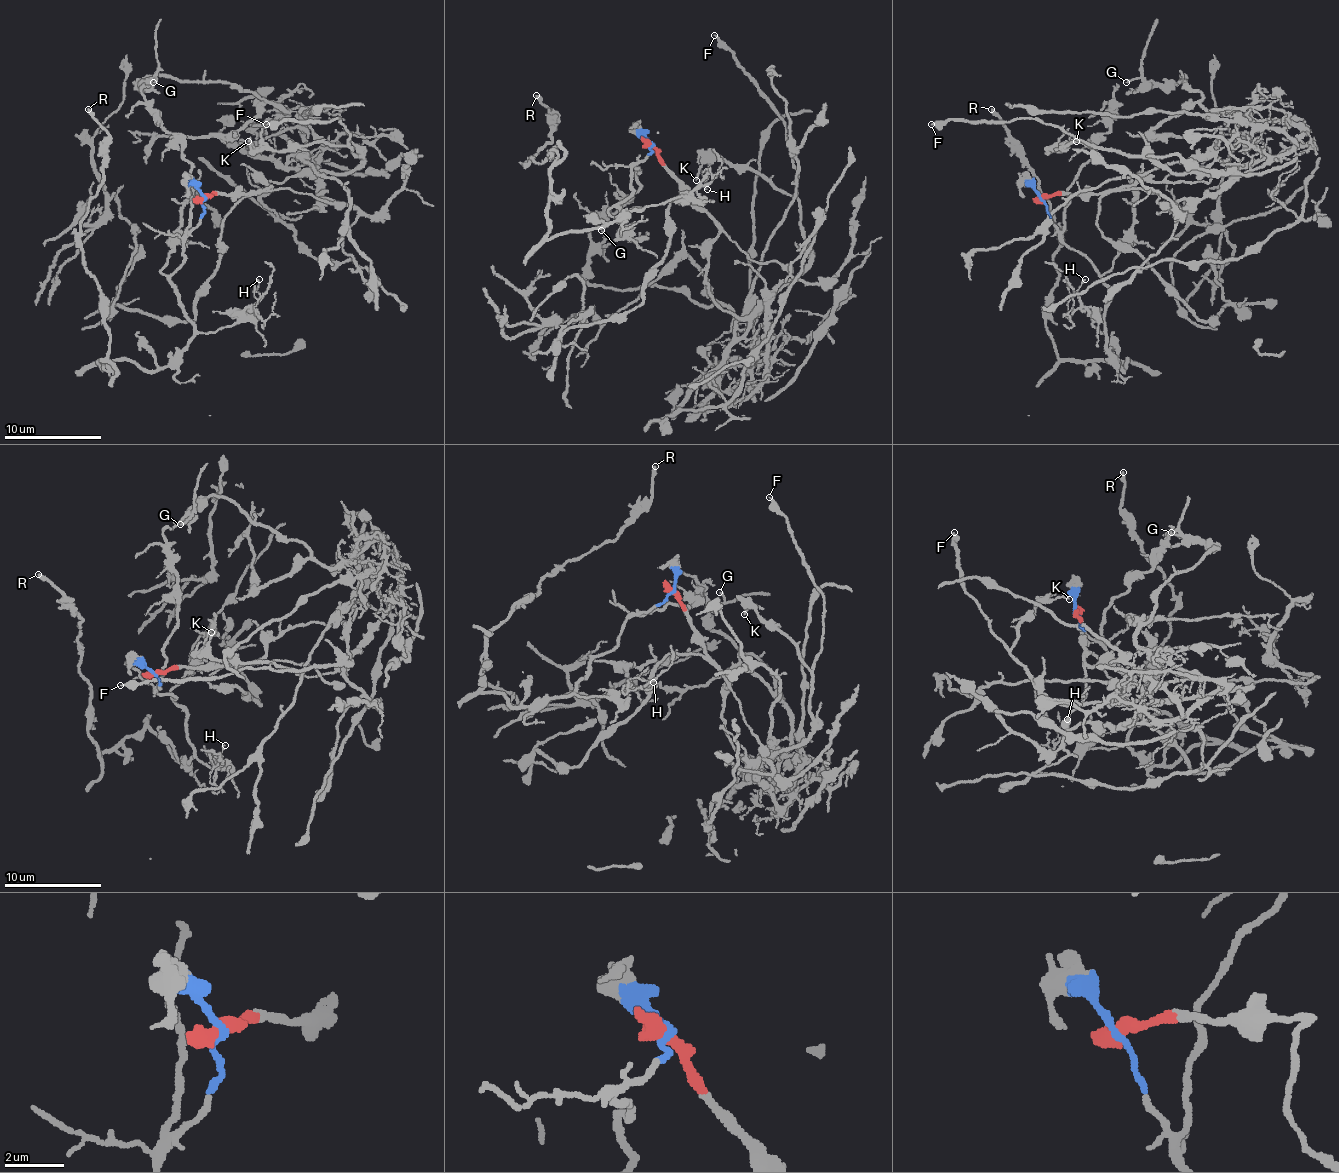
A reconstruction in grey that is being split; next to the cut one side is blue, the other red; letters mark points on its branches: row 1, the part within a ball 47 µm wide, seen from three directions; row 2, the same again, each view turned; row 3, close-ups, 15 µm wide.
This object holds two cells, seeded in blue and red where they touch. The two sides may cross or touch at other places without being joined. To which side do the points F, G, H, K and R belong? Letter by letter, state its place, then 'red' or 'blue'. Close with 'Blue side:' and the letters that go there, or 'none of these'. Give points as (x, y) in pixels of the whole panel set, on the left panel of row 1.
F: (266, 124) | red
G: (153, 82) | red
H: (259, 279) | blue
K: (248, 141) | red
R: (88, 109) | blue
Blue side: H, R

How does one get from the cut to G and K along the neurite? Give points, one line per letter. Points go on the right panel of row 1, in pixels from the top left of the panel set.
G: (1040, 198), (1208, 183), (1263, 154), (1258, 127), (1200, 103), (1186, 77), (1125, 81)
K: (1040, 198), (1212, 176), (1171, 173), (1159, 161), (1072, 142), (1055, 149), (1077, 142)

